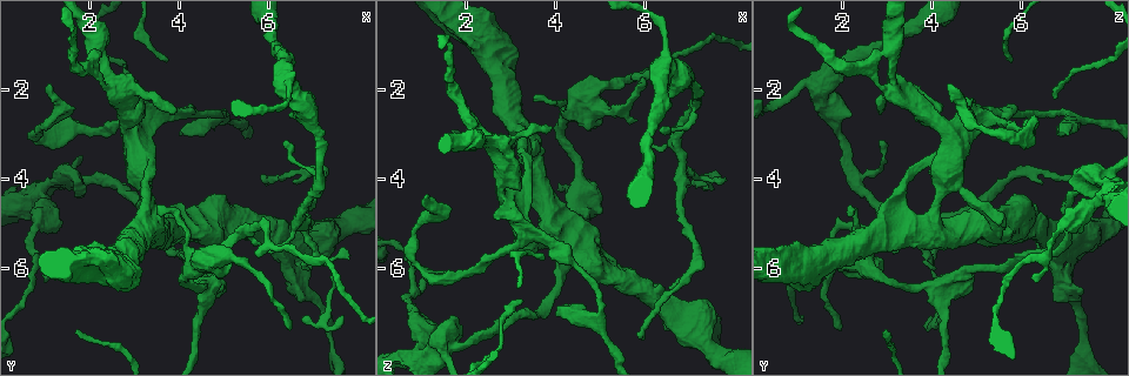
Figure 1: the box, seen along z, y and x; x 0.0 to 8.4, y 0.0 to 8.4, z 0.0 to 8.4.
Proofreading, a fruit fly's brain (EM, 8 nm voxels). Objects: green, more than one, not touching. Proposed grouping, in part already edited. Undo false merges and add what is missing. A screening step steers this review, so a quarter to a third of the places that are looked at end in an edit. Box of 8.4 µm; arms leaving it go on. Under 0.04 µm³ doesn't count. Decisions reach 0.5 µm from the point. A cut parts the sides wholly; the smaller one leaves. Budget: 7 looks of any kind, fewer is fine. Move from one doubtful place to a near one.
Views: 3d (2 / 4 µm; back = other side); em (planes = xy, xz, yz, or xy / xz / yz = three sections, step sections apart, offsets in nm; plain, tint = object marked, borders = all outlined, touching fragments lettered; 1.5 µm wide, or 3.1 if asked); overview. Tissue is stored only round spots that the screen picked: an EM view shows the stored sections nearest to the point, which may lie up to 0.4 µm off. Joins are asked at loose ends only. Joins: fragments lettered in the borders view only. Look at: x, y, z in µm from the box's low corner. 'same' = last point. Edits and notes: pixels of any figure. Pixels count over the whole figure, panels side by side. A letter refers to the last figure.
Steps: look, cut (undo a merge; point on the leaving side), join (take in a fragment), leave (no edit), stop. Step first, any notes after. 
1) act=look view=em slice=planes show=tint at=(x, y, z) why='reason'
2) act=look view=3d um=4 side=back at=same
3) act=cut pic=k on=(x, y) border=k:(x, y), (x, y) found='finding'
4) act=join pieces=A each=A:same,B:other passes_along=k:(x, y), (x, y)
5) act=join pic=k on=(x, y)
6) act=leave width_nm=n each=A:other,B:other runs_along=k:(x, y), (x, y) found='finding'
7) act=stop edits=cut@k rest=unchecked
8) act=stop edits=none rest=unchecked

act=look view=em slice=xz step=8 show=tint at=(5.95, 4.10, 7.50) why='thin end'

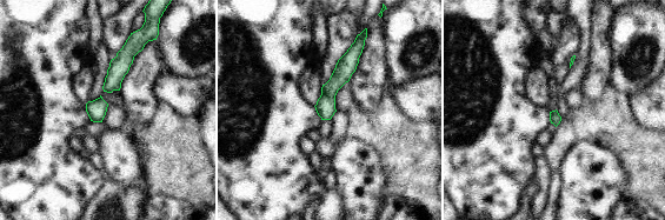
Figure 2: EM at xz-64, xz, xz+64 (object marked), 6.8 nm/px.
act=look view=em slice=planes show=borders at=same

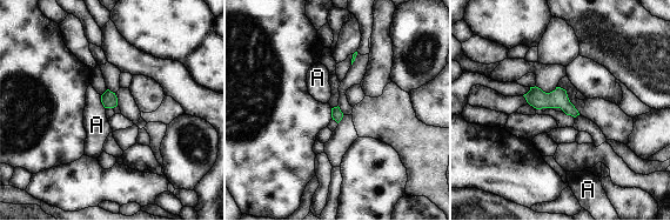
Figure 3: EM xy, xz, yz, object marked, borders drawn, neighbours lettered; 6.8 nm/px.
act=leave each=A:other border=3:(100, 95), (100, 101), (105, 108) found='none of them fits'

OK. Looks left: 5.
act=look view=em slice=xy step=4 show=borders at=(1.85, 4.10, 7.75)

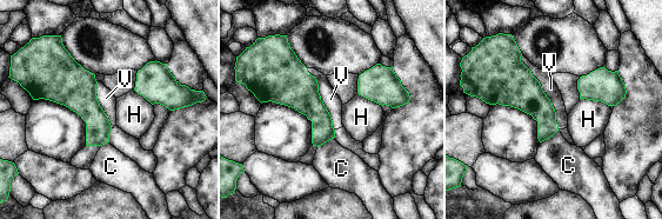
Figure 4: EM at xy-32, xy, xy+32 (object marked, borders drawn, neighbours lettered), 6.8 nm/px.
act=leave each=C:other,H:other,V:other found='all the same neuron'

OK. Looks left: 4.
act=look view=3d um=2 side=back at=(6.75, 7.15, 4.15) why='an open end'

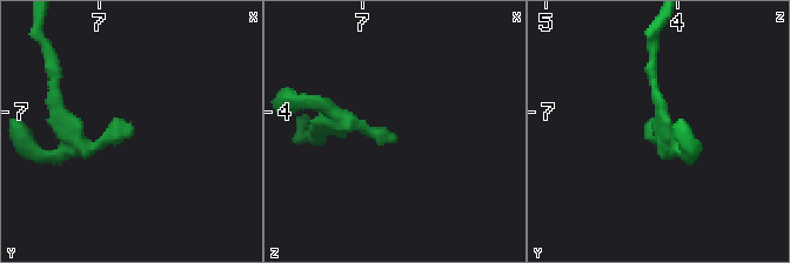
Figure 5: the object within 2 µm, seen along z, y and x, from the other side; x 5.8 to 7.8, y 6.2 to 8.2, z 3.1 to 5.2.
act=look view=em slice=planes show=borders at=(6.76, 7.18, 4.20) why='now the EM'

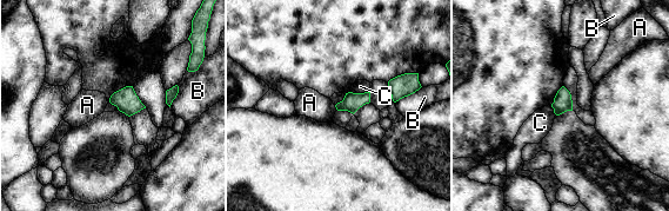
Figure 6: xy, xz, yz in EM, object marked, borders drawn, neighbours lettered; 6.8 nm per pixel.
act=leave each=A:other,B:other,C:other border=6:(334, 105), (336, 109) found='no lettered fragment goes on from it'

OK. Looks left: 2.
act=stop edits=none rest=unchecked

